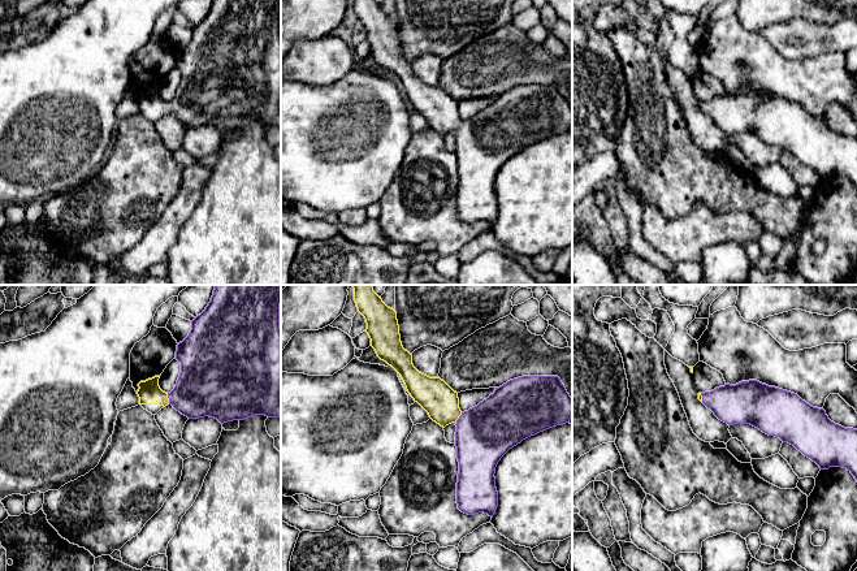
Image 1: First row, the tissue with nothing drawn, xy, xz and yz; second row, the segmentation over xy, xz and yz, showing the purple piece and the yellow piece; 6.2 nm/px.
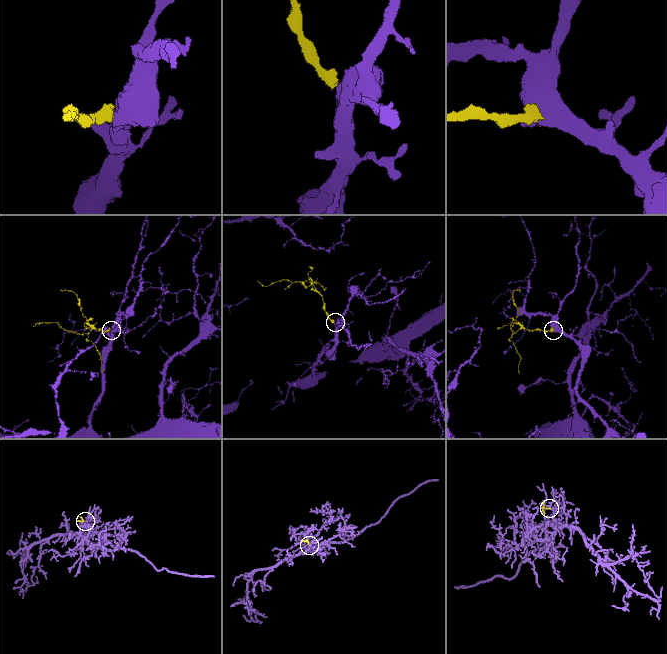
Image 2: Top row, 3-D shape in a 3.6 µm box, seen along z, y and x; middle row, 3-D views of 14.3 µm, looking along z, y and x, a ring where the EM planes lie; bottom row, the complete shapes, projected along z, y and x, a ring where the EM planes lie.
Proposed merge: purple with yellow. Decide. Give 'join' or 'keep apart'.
join

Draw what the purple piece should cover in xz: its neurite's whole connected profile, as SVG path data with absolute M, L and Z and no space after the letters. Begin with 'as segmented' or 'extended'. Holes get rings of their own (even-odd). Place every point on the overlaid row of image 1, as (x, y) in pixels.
extended; M351 285L358 311L367 323L365 332L377 356L391 365L402 377L407 392L429 415L446 427L456 425L455 446L459 462L456 483L458 509L468 515L479 512L493 518L498 506L495 467L501 458L523 440L549 428L563 425L572 418L572 398L558 376L521 376L507 381L477 406L462 412L458 393L440 377L429 377L412 364L412 354L403 349L395 310L388 307L372 285Z

